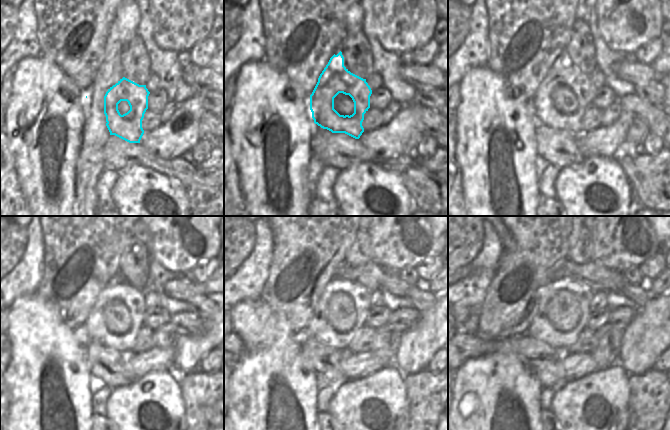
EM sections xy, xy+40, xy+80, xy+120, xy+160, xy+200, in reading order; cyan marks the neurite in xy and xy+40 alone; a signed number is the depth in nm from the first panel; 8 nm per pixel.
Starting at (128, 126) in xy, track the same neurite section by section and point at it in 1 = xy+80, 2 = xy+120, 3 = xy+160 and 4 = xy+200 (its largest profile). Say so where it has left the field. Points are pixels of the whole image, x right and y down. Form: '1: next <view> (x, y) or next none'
1: next xy+80 (563, 72)
2: next xy+120 (133, 298)
3: next xy+160 (317, 328)
4: next xy+200 (540, 328)

